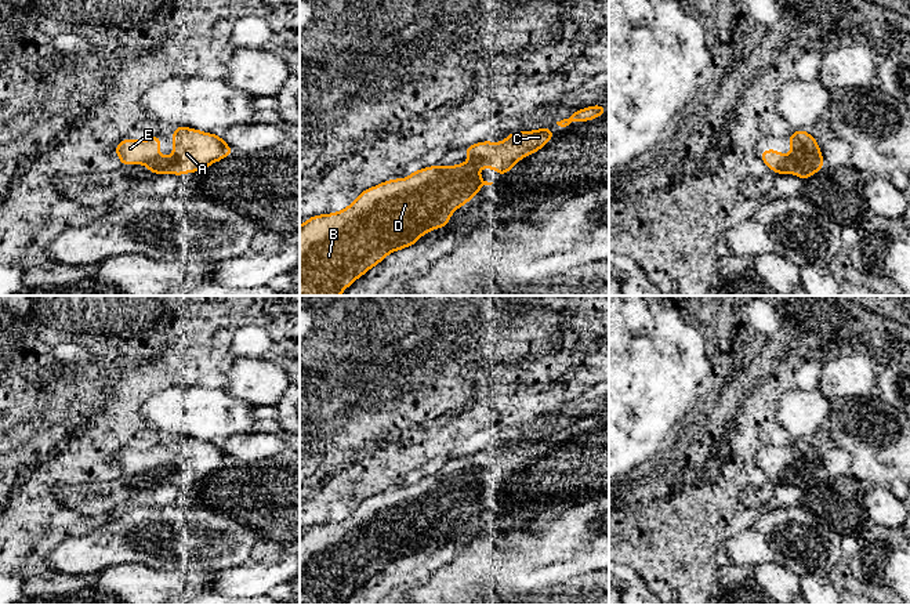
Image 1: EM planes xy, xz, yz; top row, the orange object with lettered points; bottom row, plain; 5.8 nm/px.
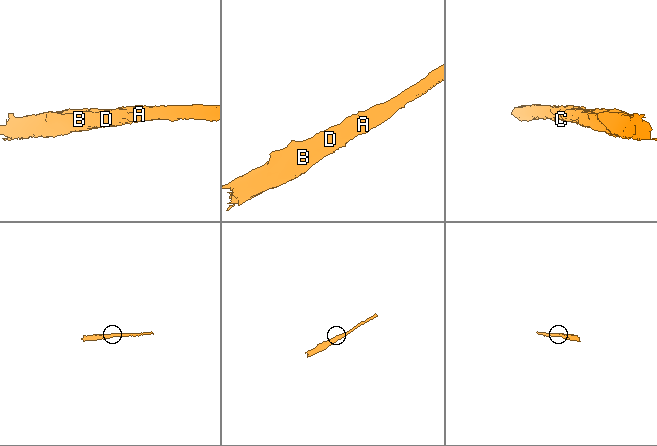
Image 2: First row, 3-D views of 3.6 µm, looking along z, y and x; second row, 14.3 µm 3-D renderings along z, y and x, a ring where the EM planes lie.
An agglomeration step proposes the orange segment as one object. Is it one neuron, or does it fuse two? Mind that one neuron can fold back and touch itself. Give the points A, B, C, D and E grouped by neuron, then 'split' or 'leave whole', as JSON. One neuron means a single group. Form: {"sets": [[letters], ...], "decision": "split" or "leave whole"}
{"sets": [["A", "B", "C", "D", "E"]], "decision": "leave whole"}

